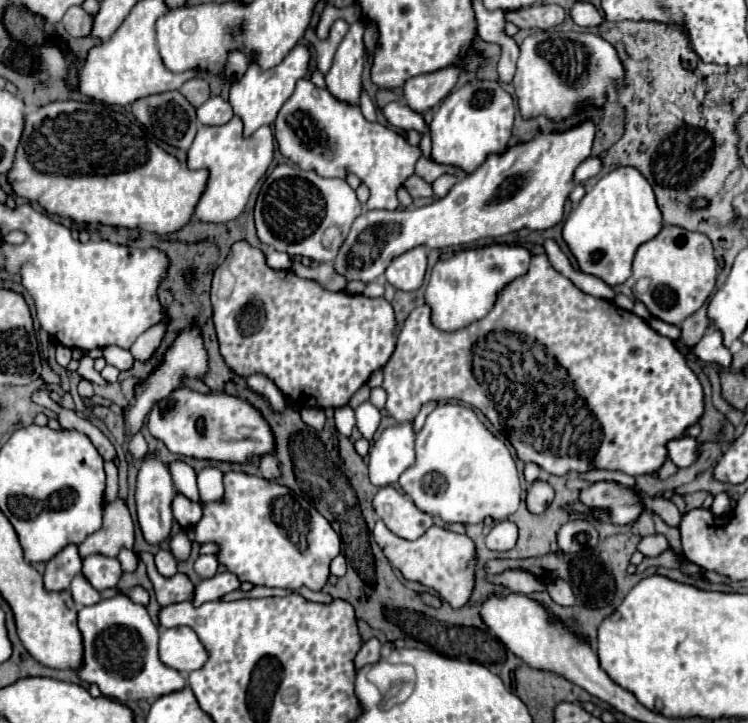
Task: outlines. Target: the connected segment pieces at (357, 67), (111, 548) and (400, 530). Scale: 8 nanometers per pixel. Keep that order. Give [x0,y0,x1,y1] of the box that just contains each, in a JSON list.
[[325,23,363,105],[79,499,135,559],[373,487,433,539]]

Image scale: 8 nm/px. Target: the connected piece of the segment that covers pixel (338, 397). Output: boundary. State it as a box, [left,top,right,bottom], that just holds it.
[211,239,395,409]

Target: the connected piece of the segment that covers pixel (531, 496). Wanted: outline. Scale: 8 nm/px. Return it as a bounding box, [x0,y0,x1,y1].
[527,479,553,513]

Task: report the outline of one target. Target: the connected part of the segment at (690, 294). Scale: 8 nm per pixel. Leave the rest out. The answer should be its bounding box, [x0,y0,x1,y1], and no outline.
[633,225,717,325]

